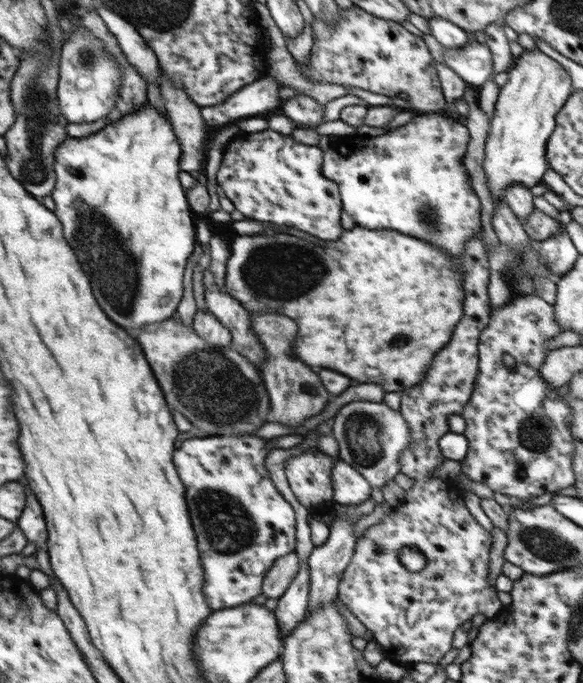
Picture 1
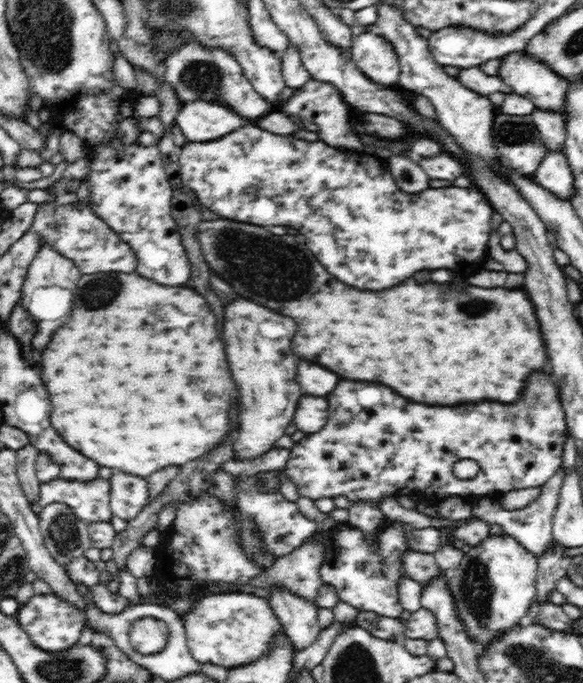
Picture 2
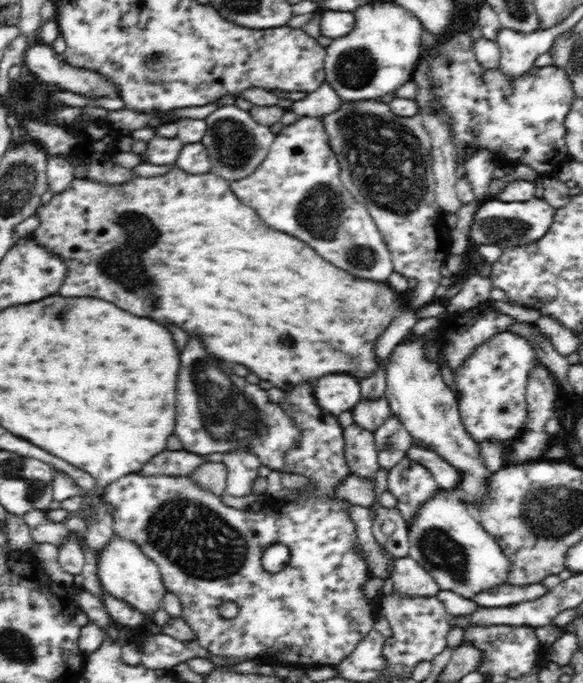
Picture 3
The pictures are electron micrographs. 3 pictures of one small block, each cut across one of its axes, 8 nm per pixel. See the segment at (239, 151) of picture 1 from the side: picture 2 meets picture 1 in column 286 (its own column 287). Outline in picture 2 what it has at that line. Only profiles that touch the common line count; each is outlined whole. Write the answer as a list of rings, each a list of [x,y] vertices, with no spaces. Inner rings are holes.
[[[247,123],[216,140],[208,142],[187,141],[181,148],[178,171],[181,177],[181,185],[188,186],[204,207],[216,212],[218,216],[224,219],[248,222],[248,224],[256,224],[256,226],[285,226],[300,230],[300,234],[308,236],[308,248],[320,258],[324,268],[328,268],[328,272],[332,276],[336,276],[340,282],[346,282],[346,284],[350,284],[354,288],[360,288],[360,290],[384,290],[384,288],[396,286],[396,284],[404,282],[406,278],[410,278],[414,272],[418,272],[422,268],[428,268],[428,270],[448,268],[448,270],[456,272],[456,276],[468,278],[474,272],[478,273],[478,270],[482,270],[482,264],[488,258],[487,244],[492,230],[490,220],[492,220],[494,210],[489,200],[477,186],[472,185],[467,188],[460,188],[455,185],[446,188],[430,187],[424,192],[418,192],[418,194],[408,194],[399,190],[390,172],[387,159],[378,158],[374,153],[365,153],[364,150],[356,152],[338,150],[320,140],[300,140],[291,134],[274,134],[255,124]]]

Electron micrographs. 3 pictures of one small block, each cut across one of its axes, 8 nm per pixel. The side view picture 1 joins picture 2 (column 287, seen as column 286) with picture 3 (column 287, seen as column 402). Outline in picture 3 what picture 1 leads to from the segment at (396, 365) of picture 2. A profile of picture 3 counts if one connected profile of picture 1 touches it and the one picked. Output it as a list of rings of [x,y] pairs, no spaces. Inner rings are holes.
[[[172,167],[168,172],[160,176],[140,178],[134,177],[128,182],[110,185],[98,183],[90,179],[74,179],[70,186],[61,193],[55,194],[46,204],[40,205],[35,210],[35,216],[39,218],[38,226],[31,232],[40,246],[45,246],[51,254],[57,254],[67,266],[62,287],[58,290],[60,296],[92,296],[102,298],[106,302],[116,304],[118,308],[144,318],[154,318],[162,324],[176,324],[182,326],[188,334],[202,336],[206,344],[206,352],[214,354],[216,358],[224,362],[244,364],[250,372],[258,374],[262,380],[272,382],[274,387],[283,391],[293,389],[296,384],[314,380],[324,374],[334,372],[348,372],[358,380],[370,376],[378,370],[379,364],[374,360],[374,344],[376,338],[390,326],[394,316],[402,310],[406,310],[407,303],[400,298],[387,282],[366,281],[361,278],[354,278],[344,270],[338,270],[336,266],[330,266],[330,262],[324,262],[310,246],[304,242],[282,234],[278,230],[270,230],[255,210],[246,206],[230,189],[229,181],[212,172],[204,174],[188,174],[178,167]],[[266,334],[284,336],[284,340],[262,340],[270,338]]]

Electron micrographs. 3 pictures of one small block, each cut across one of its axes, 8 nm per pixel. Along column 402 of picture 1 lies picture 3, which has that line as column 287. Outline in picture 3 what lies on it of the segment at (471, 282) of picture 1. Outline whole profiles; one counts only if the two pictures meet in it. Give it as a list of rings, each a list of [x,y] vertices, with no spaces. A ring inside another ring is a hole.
[[[302,382],[298,386],[294,386],[293,389],[285,391],[284,399],[279,402],[281,409],[288,414],[288,417],[294,421],[294,425],[298,427],[300,436],[298,442],[294,443],[294,446],[285,452],[285,467],[284,473],[288,474],[301,474],[309,478],[309,485],[307,487],[297,489],[301,497],[298,500],[281,501],[276,512],[272,510],[258,510],[254,511],[242,511],[231,506],[226,506],[221,501],[221,496],[216,496],[211,492],[208,492],[205,488],[198,486],[191,478],[187,476],[142,476],[141,474],[130,473],[122,478],[118,478],[116,482],[112,482],[106,486],[106,488],[100,490],[101,497],[106,499],[114,513],[112,513],[112,528],[116,535],[135,542],[143,554],[146,554],[147,558],[150,558],[161,572],[164,586],[167,588],[167,592],[172,592],[179,597],[182,612],[181,618],[194,630],[196,634],[195,640],[198,644],[210,651],[214,656],[224,656],[224,658],[233,658],[237,662],[244,661],[269,661],[271,663],[279,664],[295,664],[300,666],[331,666],[335,667],[343,658],[346,658],[355,648],[355,646],[368,636],[368,632],[372,630],[374,622],[376,622],[379,616],[379,604],[376,602],[376,598],[370,598],[364,593],[364,582],[371,579],[369,573],[369,566],[362,555],[356,554],[356,529],[354,528],[354,521],[352,517],[348,515],[348,506],[352,504],[340,499],[339,491],[341,491],[341,485],[344,481],[352,476],[350,474],[350,467],[346,463],[346,457],[344,456],[344,436],[343,429],[340,422],[337,420],[335,414],[332,414],[316,403],[316,397],[314,397],[313,384],[308,382]],[[273,544],[282,544],[290,549],[289,564],[281,571],[281,573],[271,574],[264,571],[262,567],[261,556],[265,548],[272,546]],[[222,602],[236,602],[238,605],[238,614],[234,618],[224,618],[220,615],[218,608]]]

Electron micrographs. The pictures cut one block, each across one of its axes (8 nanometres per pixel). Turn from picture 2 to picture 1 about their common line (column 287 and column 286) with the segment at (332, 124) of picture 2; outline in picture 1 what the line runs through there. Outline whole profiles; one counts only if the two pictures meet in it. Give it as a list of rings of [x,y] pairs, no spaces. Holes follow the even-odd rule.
[[[300,94],[282,100],[280,111],[300,124],[310,124],[318,127],[324,120],[324,107],[315,98]]]

